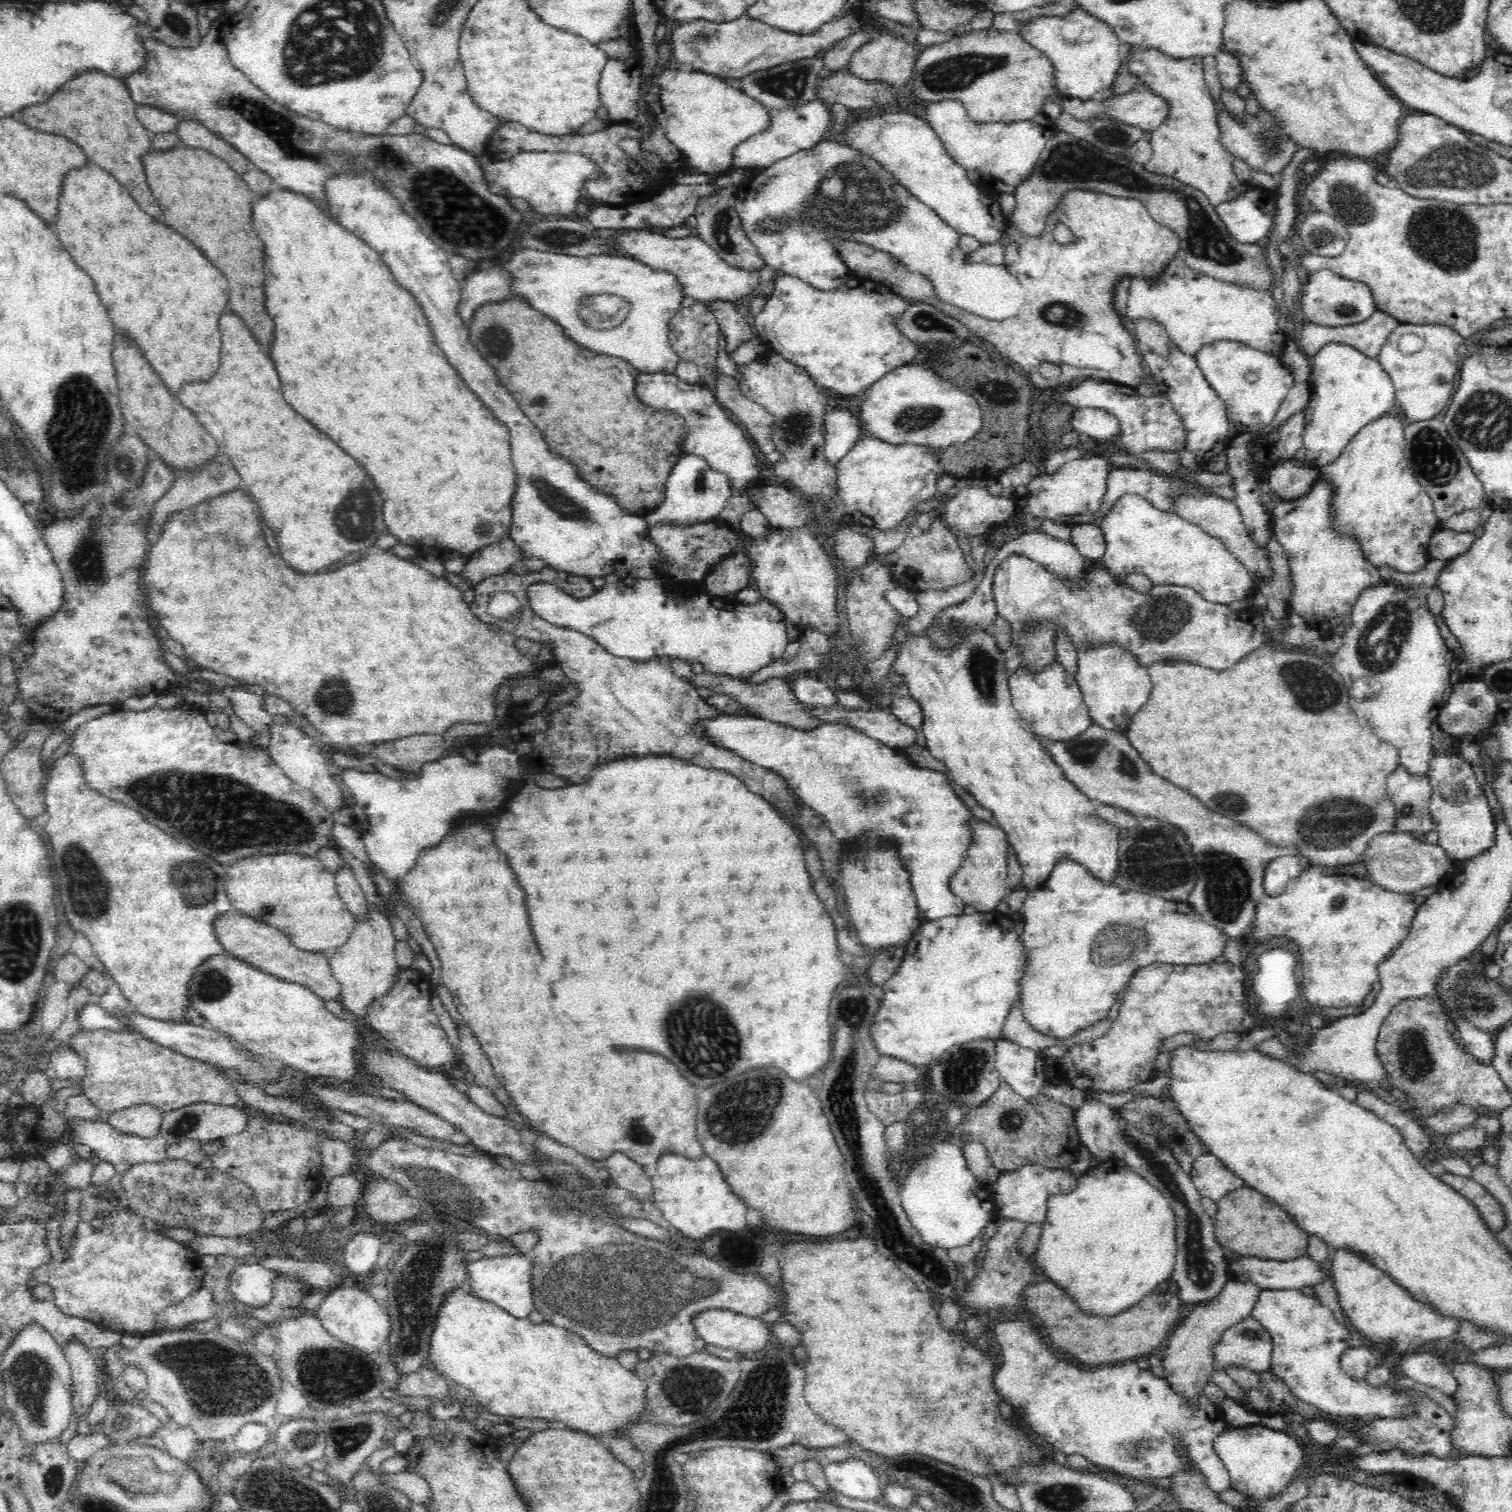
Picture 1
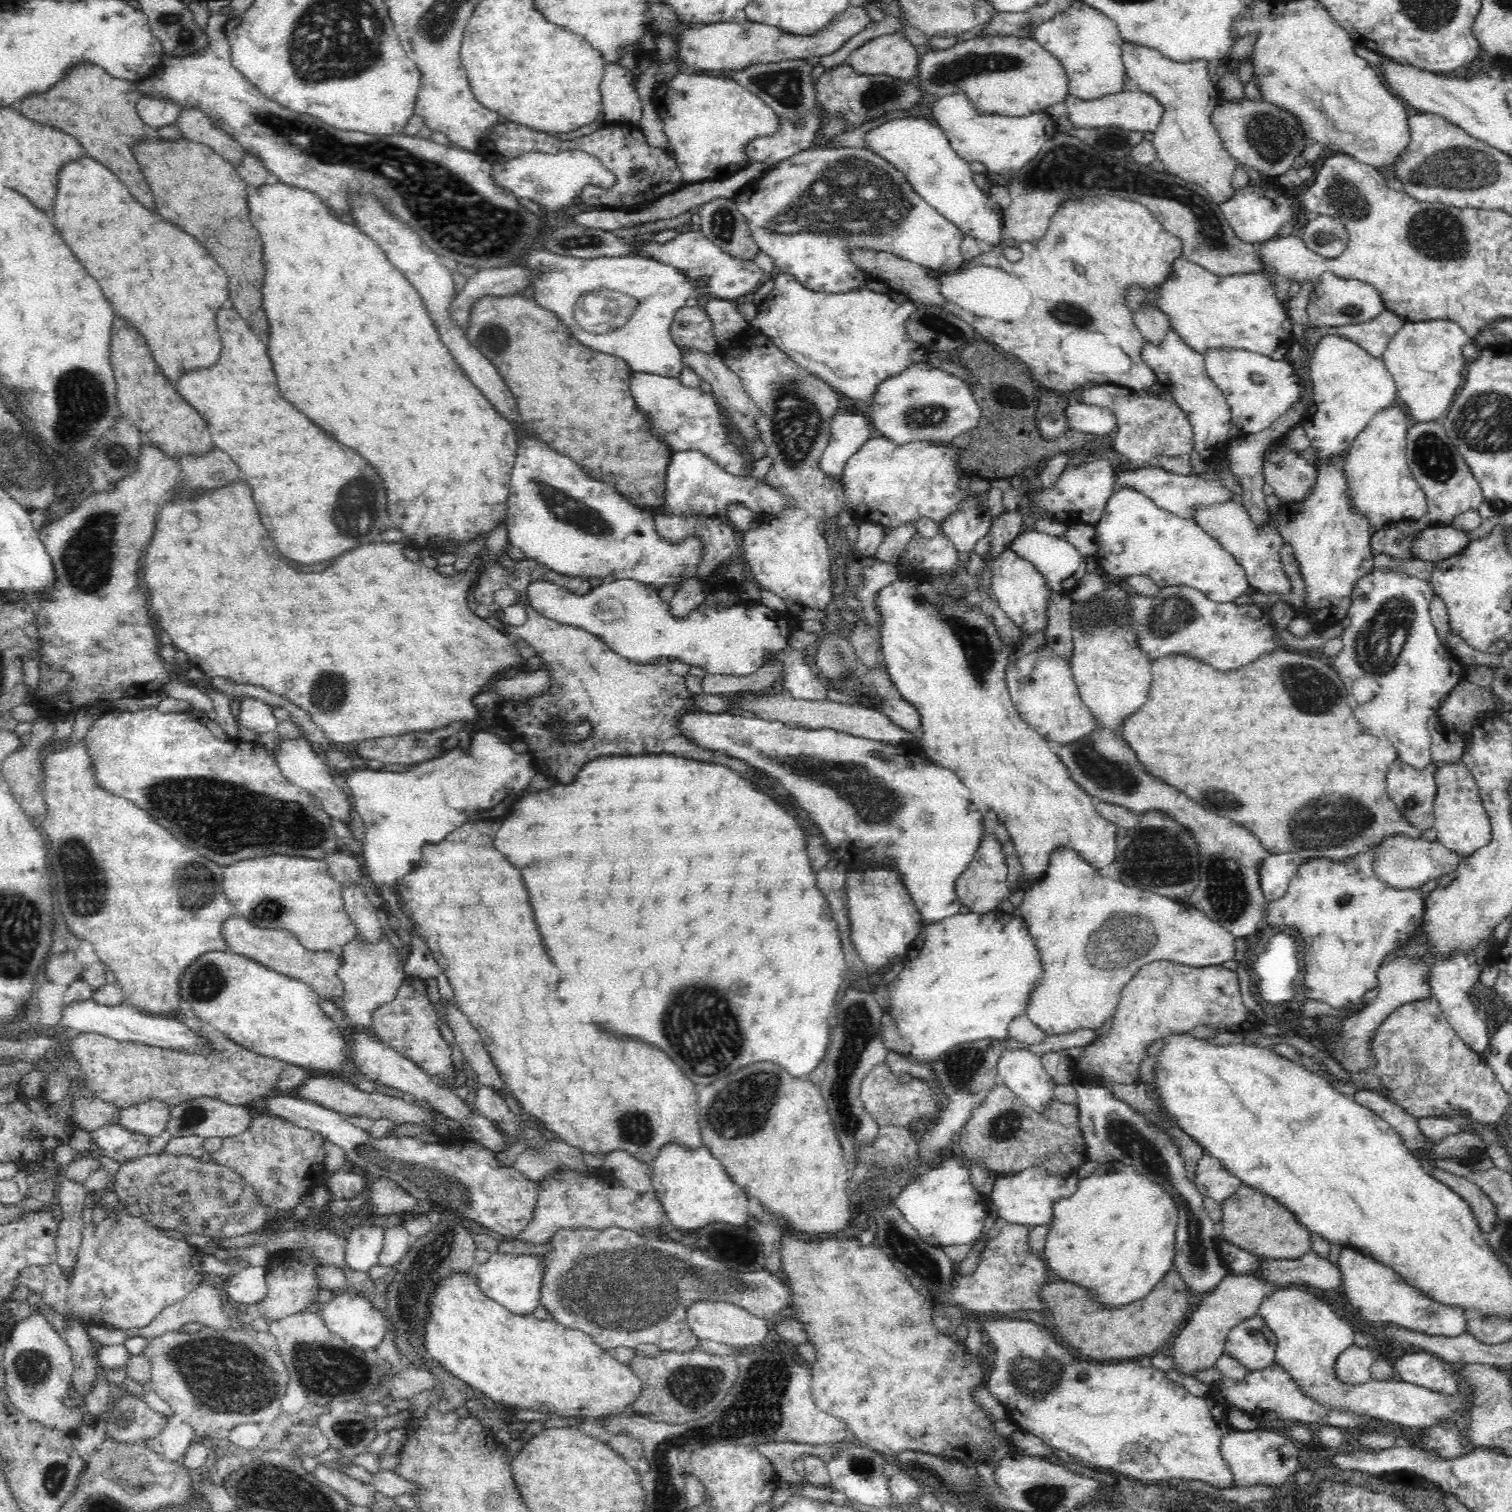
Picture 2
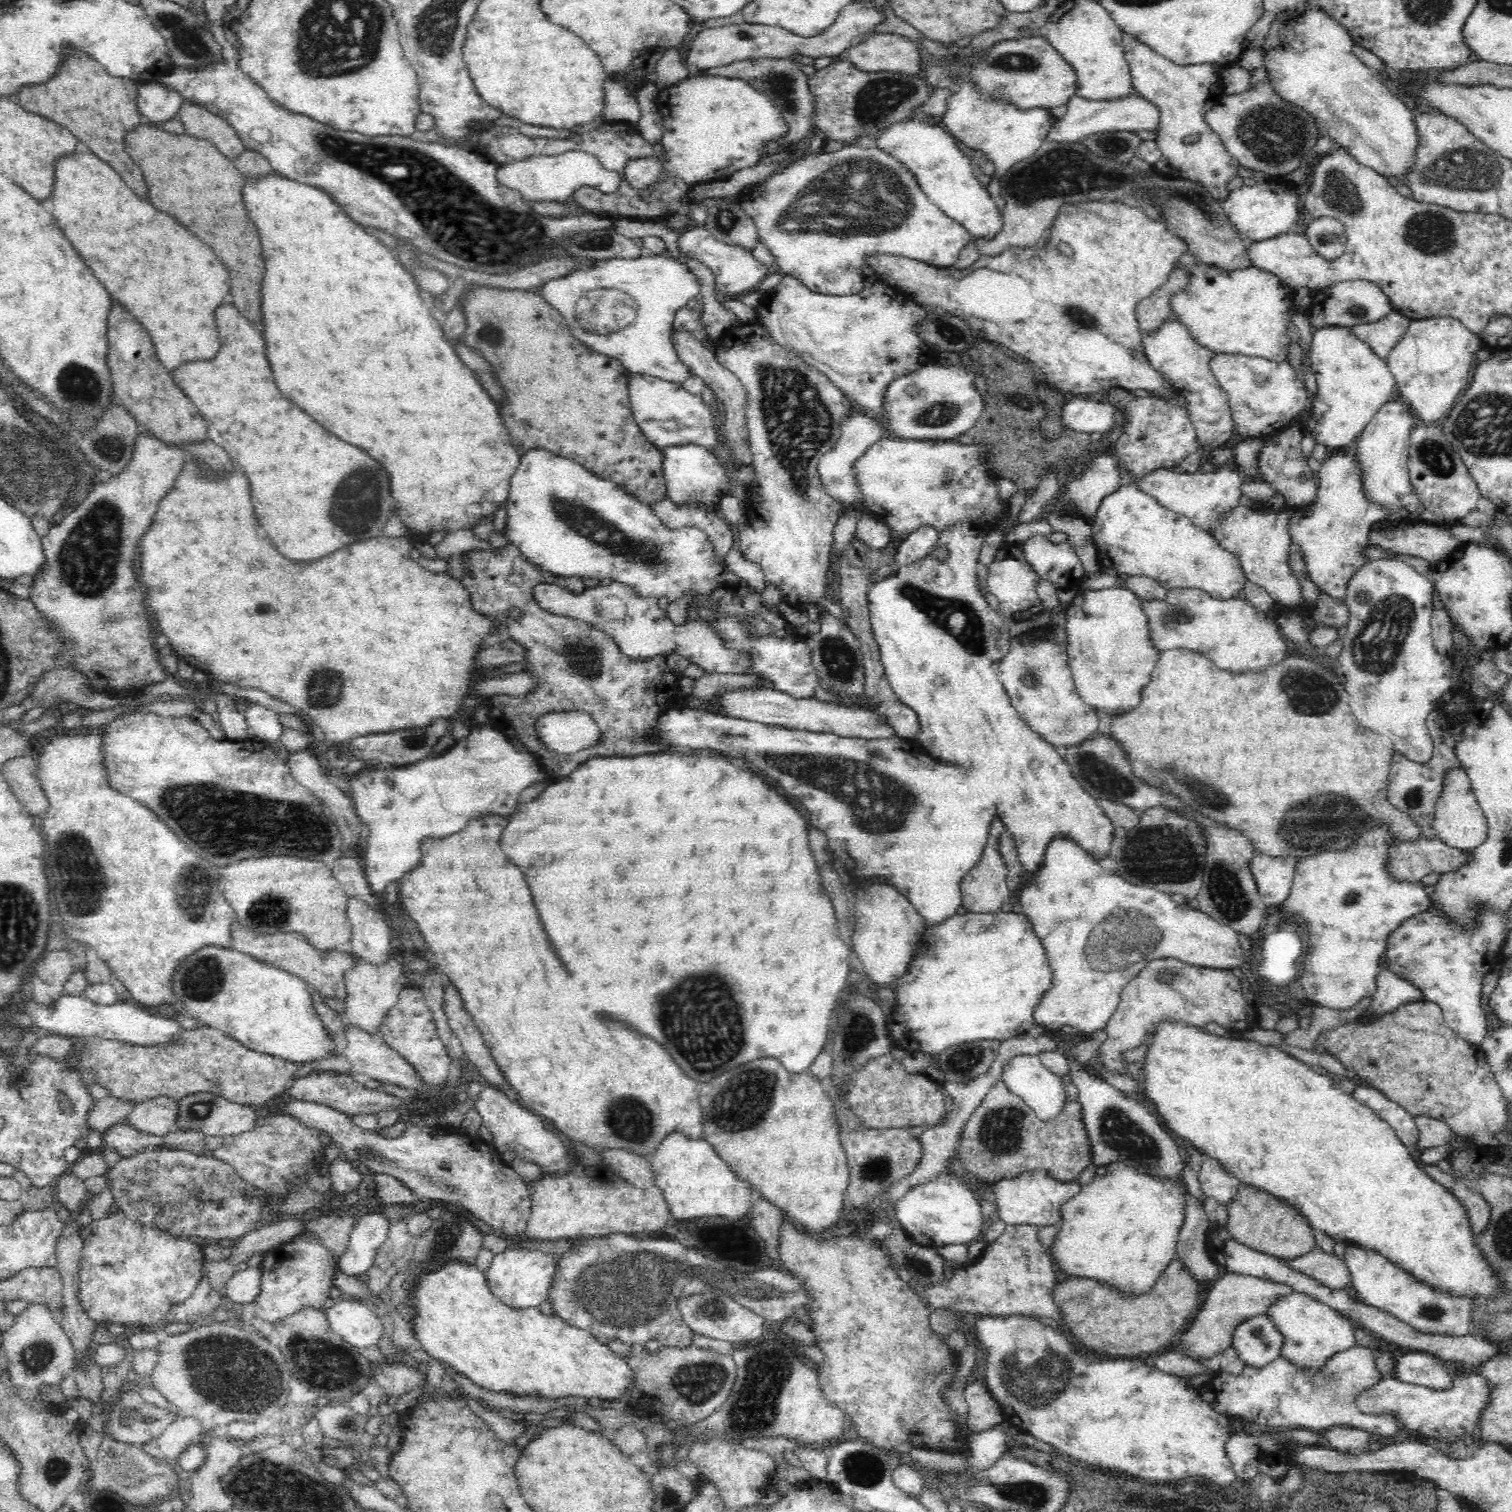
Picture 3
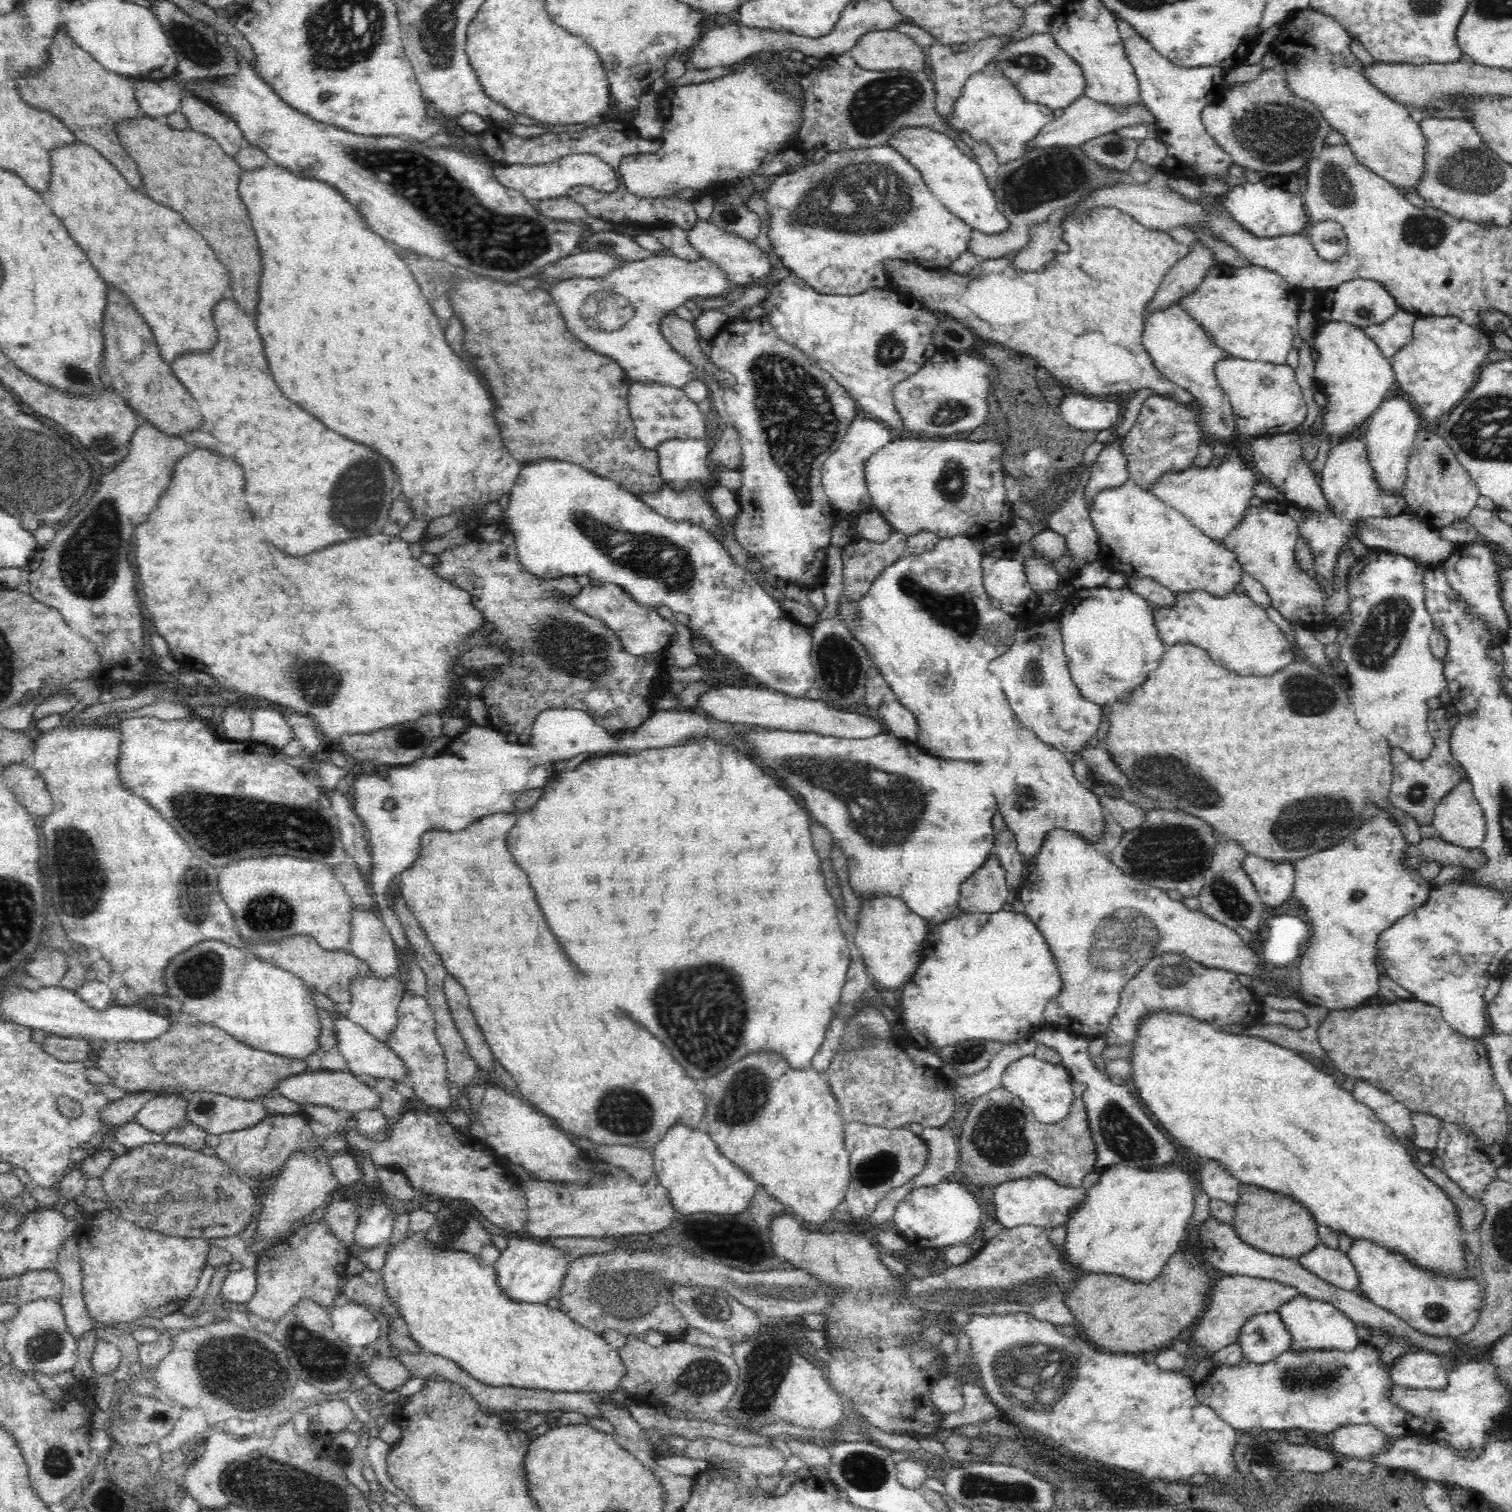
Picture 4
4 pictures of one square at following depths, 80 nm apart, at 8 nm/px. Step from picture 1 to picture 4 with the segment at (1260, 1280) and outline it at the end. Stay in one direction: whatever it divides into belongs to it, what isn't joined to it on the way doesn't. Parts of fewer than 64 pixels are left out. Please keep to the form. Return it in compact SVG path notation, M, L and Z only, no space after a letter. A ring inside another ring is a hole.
M1319 1243L1314 1250L1299 1258L1300 1265L1335 1287L1354 1291L1360 1286L1354 1263L1342 1250Z

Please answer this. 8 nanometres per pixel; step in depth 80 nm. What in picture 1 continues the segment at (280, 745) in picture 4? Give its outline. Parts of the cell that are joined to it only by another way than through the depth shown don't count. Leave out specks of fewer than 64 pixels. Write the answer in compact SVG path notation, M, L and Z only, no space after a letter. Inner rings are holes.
M216 687L224 697L230 699L236 716L257 733L267 732L274 725L273 717L266 711L265 698L256 693L234 687Z

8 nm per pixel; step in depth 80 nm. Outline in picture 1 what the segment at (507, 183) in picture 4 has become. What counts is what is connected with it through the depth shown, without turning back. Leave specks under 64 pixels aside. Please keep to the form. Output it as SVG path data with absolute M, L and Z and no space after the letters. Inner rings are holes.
M521 152L508 160L489 160L481 156L478 161L484 169L484 177L490 191L514 198L522 198L532 206L533 216L569 216L575 212L583 198L586 180L603 178L600 167L582 153L575 152Z

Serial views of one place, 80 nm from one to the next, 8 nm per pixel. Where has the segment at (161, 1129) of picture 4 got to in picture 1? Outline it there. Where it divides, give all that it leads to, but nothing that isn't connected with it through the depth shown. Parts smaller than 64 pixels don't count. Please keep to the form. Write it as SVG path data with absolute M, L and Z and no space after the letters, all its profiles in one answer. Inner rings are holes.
M137 1104L105 1116L116 1130L142 1138L154 1138L160 1132L162 1109L150 1104Z

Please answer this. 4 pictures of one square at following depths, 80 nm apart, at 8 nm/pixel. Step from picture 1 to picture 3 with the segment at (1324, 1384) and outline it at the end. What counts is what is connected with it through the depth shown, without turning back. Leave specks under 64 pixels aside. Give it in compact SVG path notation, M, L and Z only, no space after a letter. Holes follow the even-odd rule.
M1293 1291L1286 1296L1280 1296L1272 1306L1268 1314L1273 1322L1284 1335L1284 1344L1280 1355L1284 1355L1290 1363L1317 1373L1331 1356L1337 1352L1345 1351L1354 1346L1355 1329L1350 1324L1350 1320L1343 1318L1334 1308L1316 1300L1307 1294ZM1466 1365L1468 1372L1454 1376L1453 1383L1447 1389L1433 1389L1410 1383L1403 1383L1398 1379L1386 1378L1370 1390L1362 1392L1356 1398L1356 1406L1364 1414L1388 1413L1394 1415L1398 1422L1415 1434L1437 1438L1443 1442L1458 1442L1470 1436L1479 1440L1478 1422L1482 1412L1490 1404L1490 1385L1488 1379ZM1470 1368L1474 1371L1470 1372Z

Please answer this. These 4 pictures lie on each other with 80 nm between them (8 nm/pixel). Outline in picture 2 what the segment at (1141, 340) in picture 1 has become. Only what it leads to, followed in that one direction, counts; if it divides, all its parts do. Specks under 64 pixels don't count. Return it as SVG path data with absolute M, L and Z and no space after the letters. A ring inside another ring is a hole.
M1142 305L1133 314L1133 319L1136 327L1142 333L1142 337L1144 337L1142 348L1146 343L1159 345L1171 329L1166 313L1154 305Z

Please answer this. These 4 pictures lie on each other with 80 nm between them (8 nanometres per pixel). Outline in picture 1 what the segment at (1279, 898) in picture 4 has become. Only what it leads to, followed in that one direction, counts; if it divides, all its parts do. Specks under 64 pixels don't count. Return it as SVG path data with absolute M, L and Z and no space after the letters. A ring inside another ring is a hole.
M1301 854L1271 860L1266 866L1263 880L1266 897L1280 896L1290 880L1300 876L1310 865L1309 859Z

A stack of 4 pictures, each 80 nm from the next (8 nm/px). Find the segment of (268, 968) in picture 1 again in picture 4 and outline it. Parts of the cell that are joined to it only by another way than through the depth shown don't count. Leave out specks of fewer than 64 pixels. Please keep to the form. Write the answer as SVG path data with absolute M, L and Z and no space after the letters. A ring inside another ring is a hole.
M313 935L292 936L292 938L284 938L280 942L254 942L254 944L246 943L244 945L240 940L239 947L242 947L244 952L256 955L264 962L298 976L305 985L314 986L316 991L325 994L335 1003L351 1002L352 981L359 977L366 977L371 972L366 961L344 950L326 950L318 944Z

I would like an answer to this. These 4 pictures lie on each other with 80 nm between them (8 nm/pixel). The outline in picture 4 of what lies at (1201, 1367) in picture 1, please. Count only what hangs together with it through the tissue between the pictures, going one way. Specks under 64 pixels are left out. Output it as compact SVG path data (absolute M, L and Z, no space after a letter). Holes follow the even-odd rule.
M1226 1275L1216 1281L1213 1286L1210 1304L1205 1306L1202 1321L1189 1339L1196 1345L1204 1347L1204 1351L1214 1354L1217 1350L1238 1341L1242 1326L1248 1323L1251 1317L1259 1313L1278 1311L1283 1303L1290 1302L1299 1295L1296 1287L1270 1280L1258 1279L1244 1275Z

